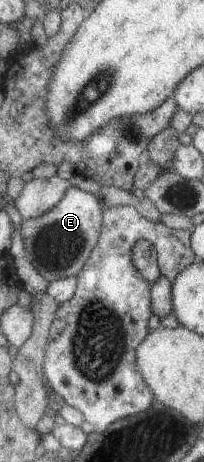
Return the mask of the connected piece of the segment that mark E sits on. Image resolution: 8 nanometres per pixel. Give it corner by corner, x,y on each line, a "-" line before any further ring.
67,187
61,200
41,216
22,220
20,234
25,256
33,268
49,283
51,280
77,276
97,244
103,204
98,195
78,187

